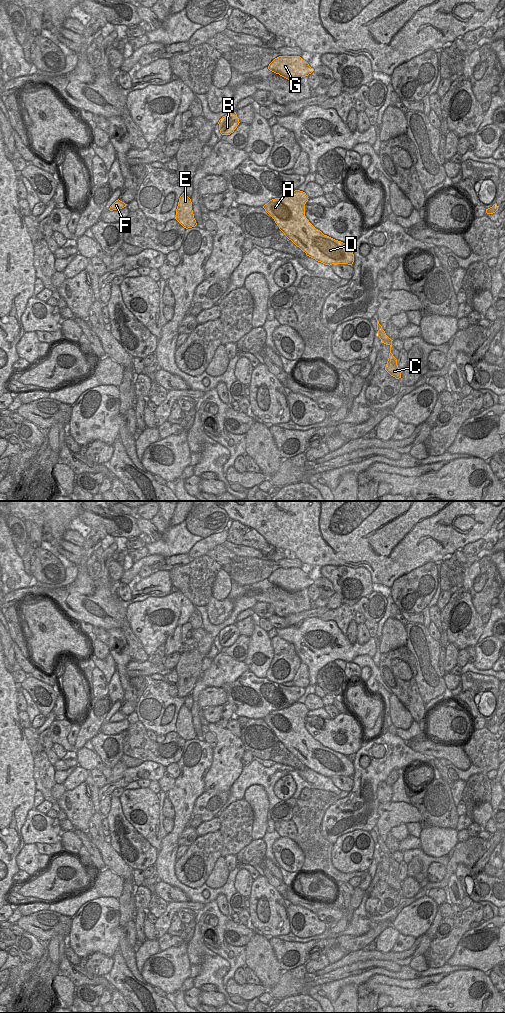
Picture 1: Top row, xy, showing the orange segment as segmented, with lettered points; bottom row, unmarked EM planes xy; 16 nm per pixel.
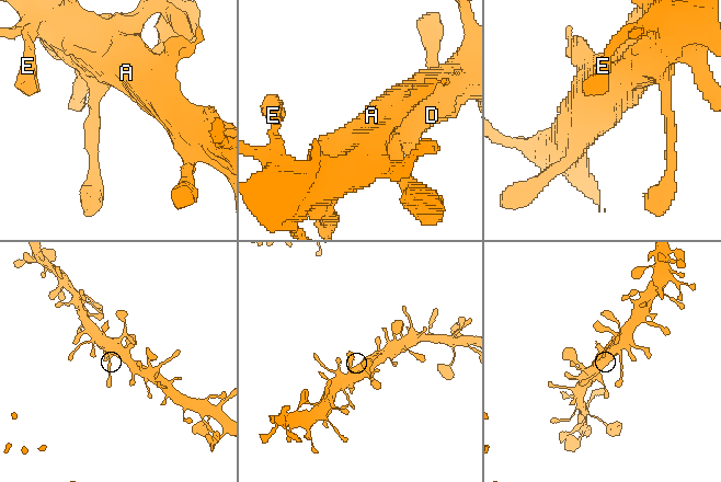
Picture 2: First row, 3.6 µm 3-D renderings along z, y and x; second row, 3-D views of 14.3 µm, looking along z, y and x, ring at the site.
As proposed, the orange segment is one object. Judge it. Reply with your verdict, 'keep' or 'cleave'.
keep

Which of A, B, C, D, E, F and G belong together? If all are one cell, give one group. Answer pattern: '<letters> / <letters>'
A B C D E F G

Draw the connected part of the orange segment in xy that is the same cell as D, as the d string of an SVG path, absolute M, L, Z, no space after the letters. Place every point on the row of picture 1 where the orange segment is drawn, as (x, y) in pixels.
M295 190L288 196L270 200L263 206L284 235L307 256L325 265L354 262L353 250L347 244L324 235L305 216L308 201L305 192Z

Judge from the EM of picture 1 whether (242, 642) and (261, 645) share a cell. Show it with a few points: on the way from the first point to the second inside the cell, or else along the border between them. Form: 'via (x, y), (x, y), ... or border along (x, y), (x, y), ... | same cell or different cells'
border along (250, 637), (247, 656), (243, 660) | different cells

